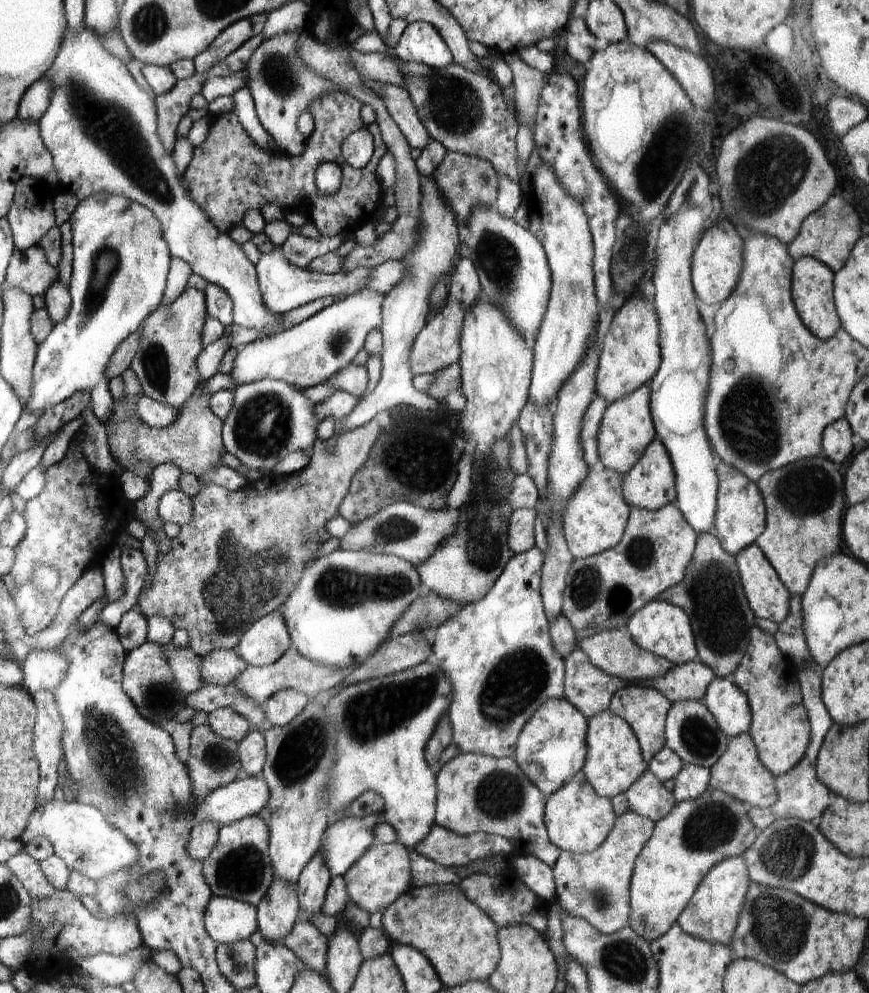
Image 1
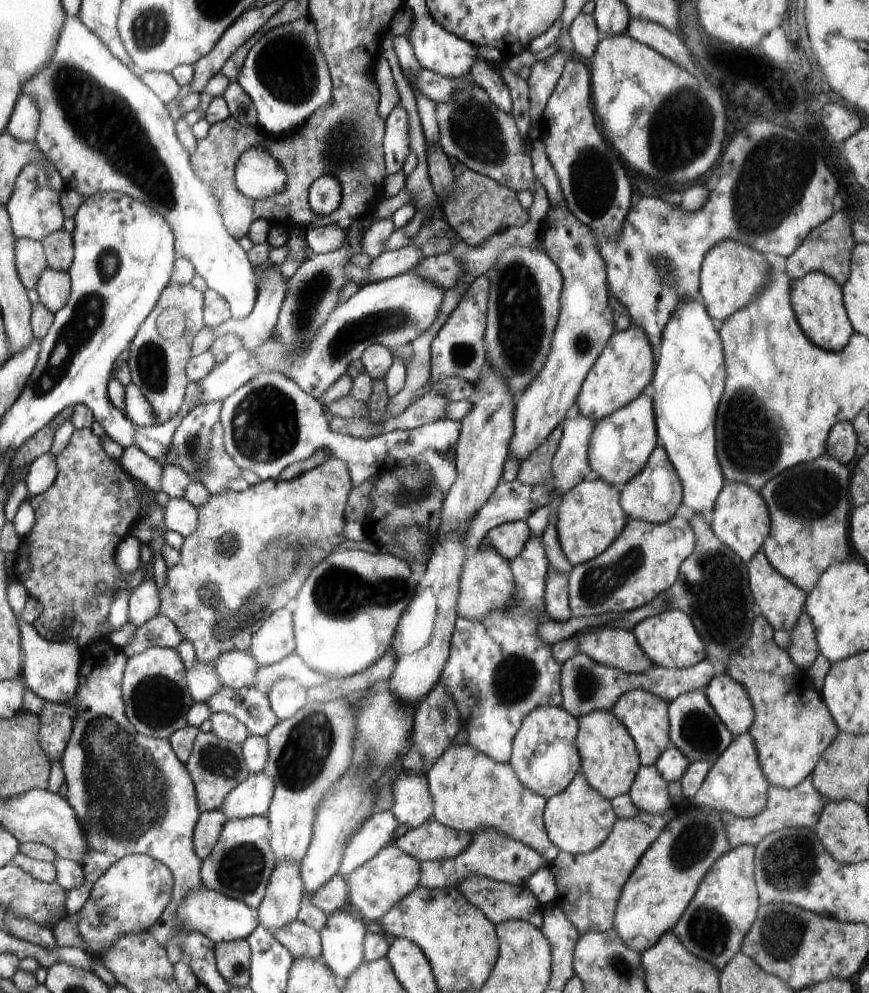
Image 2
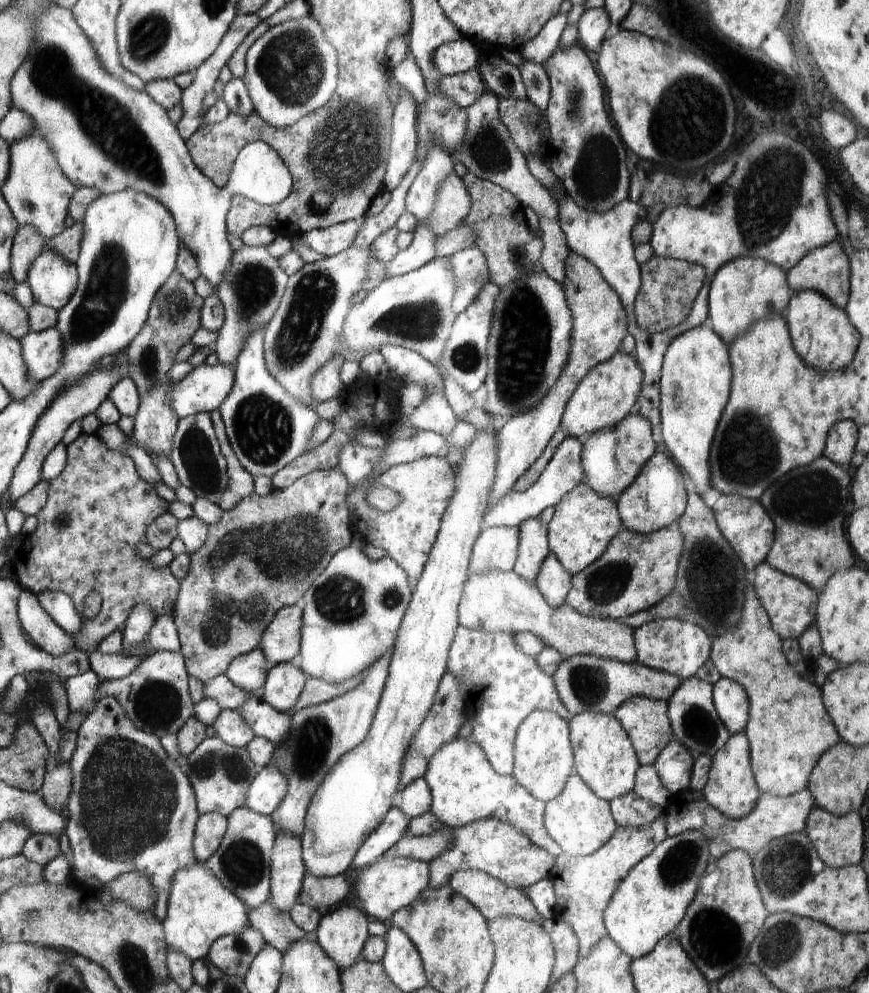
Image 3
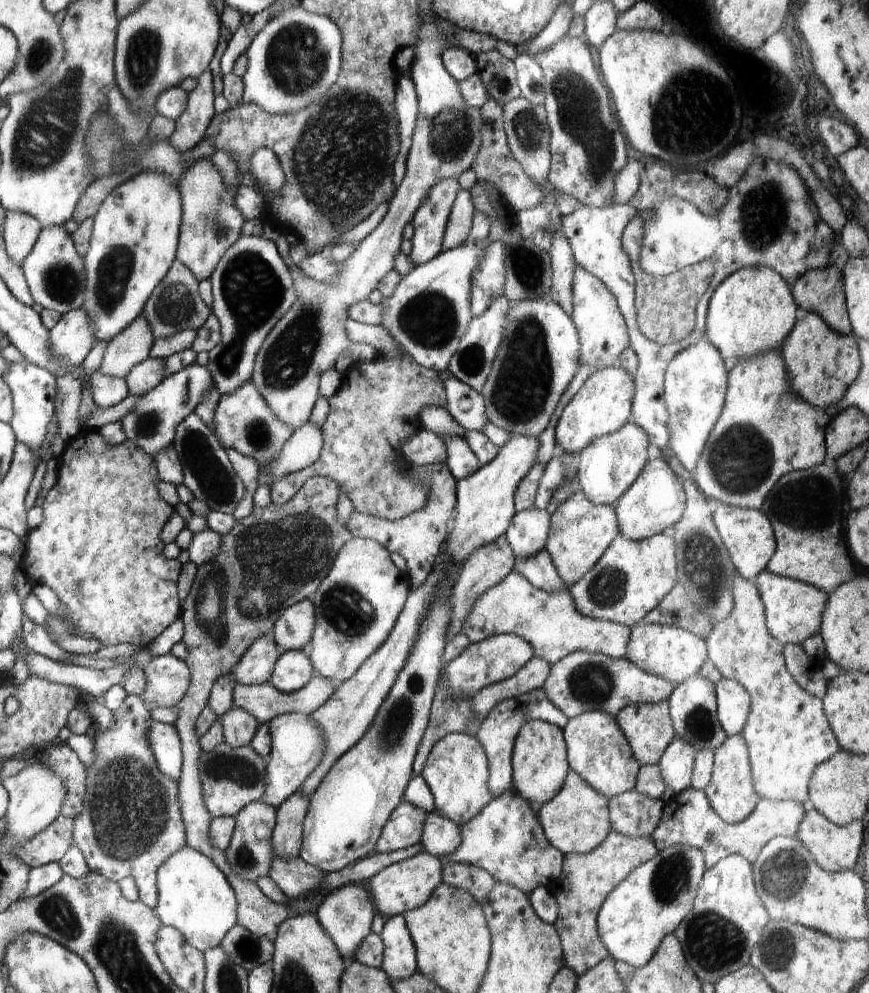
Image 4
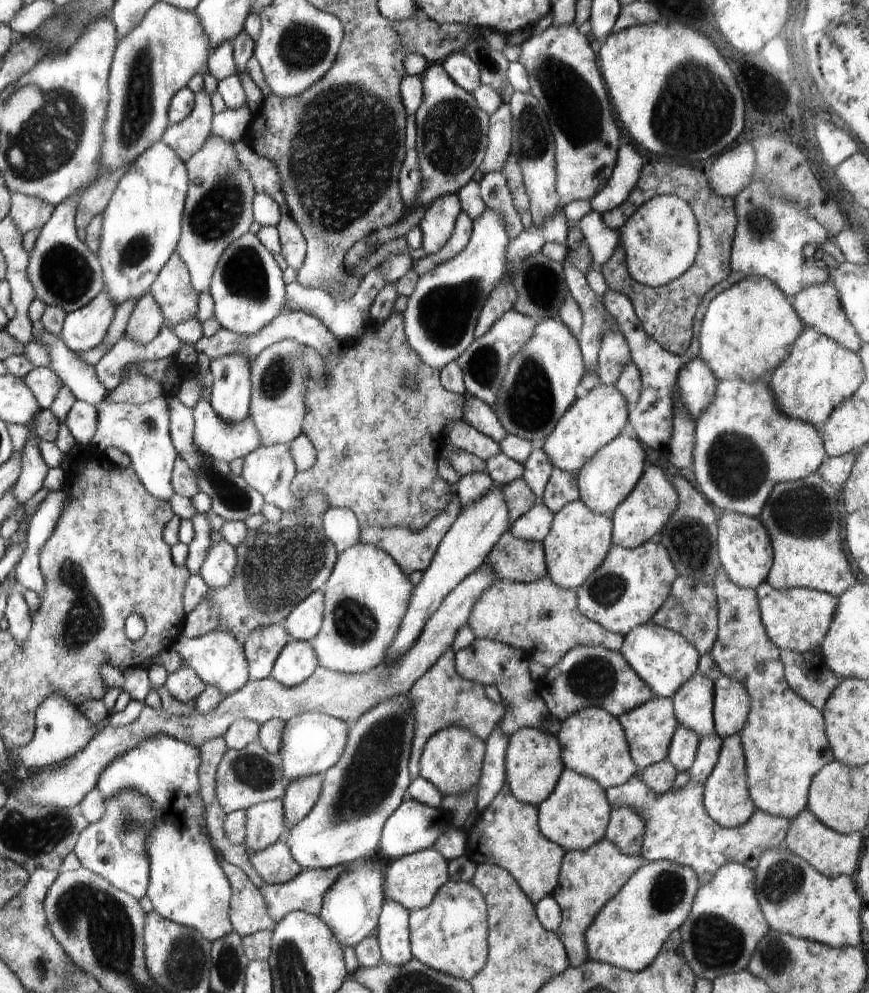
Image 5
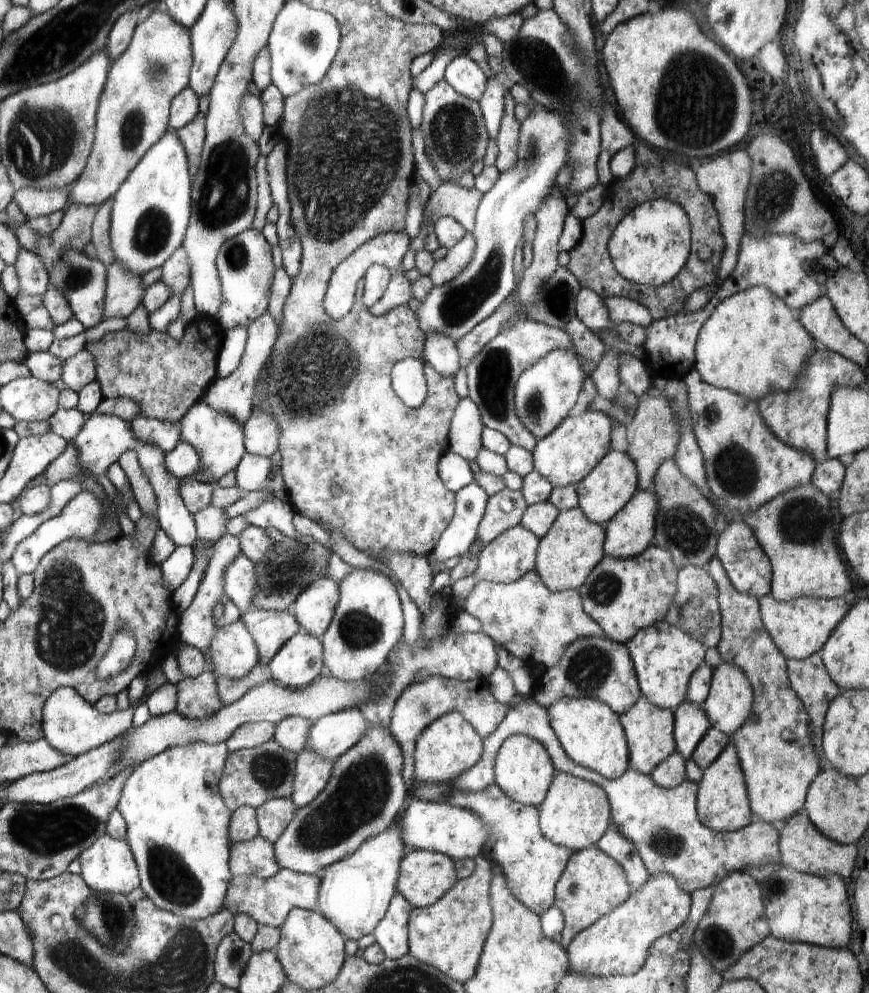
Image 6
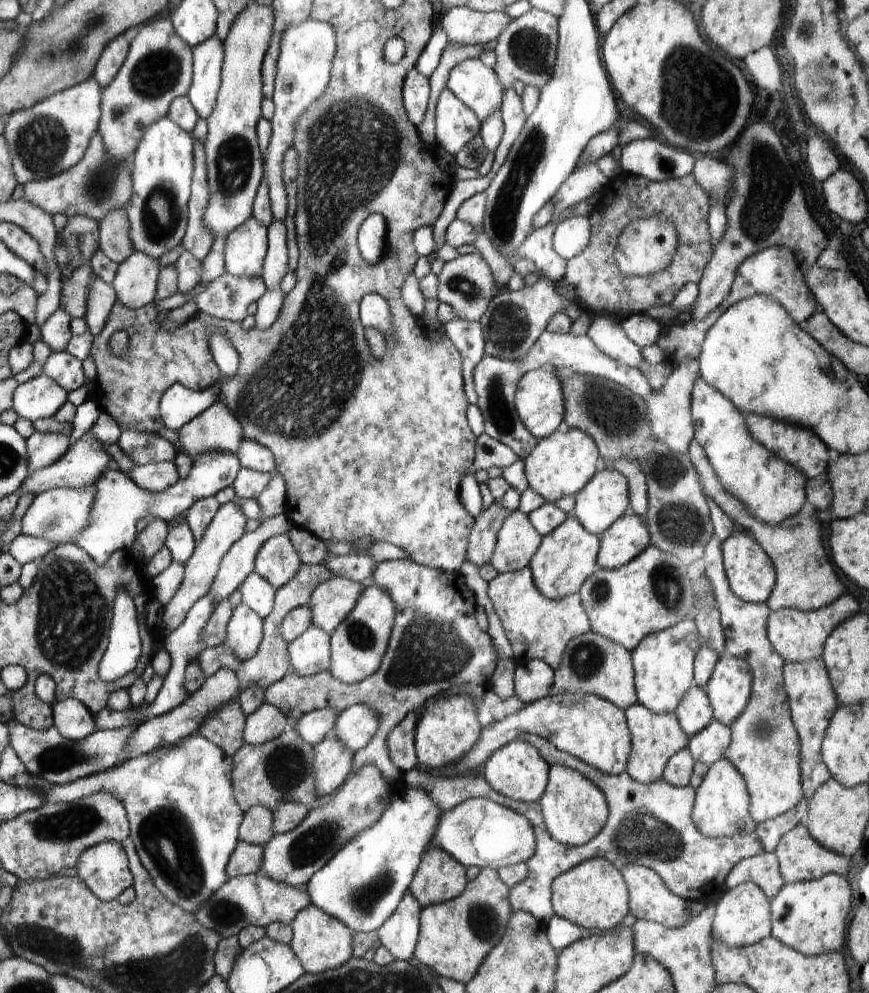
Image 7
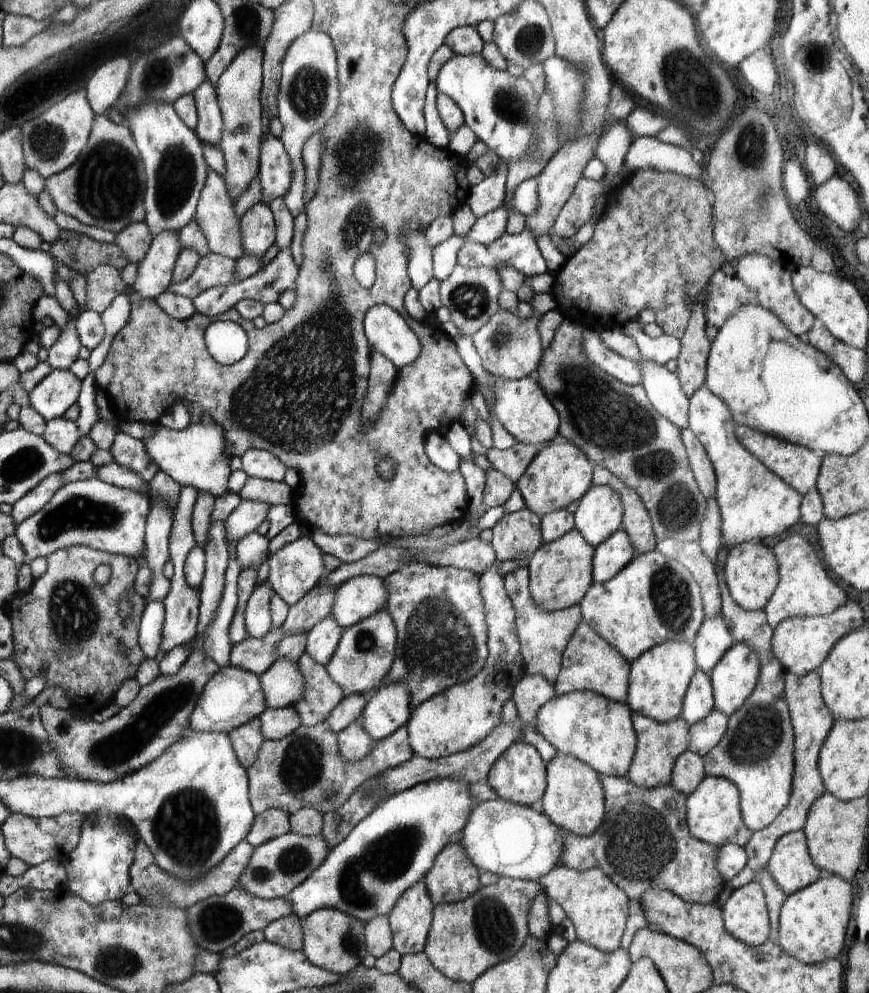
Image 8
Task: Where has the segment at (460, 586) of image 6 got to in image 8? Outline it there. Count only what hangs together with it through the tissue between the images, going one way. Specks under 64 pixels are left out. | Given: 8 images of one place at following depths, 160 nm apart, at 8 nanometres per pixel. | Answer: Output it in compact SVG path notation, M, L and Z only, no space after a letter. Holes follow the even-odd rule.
M526 507L504 515L494 525L491 540L496 559L522 560L531 557L543 543L541 517Z

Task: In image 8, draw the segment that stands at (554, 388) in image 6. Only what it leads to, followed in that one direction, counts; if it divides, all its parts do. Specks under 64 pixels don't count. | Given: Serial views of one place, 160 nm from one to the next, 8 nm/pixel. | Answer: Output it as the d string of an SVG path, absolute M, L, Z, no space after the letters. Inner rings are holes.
M494 377L493 381L474 382L472 392L480 393L491 408L491 414L497 417L504 427L518 443L527 445L541 445L558 435L559 416L552 406L549 398L544 394L538 382L530 377L521 379L509 379Z

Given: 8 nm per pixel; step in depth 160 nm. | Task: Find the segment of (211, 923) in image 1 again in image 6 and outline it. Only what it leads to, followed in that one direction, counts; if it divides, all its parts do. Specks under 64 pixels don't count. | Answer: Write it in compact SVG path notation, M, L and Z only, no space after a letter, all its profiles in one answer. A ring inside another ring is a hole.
M194 741L163 750L142 761L126 779L117 809L126 824L125 840L140 871L140 888L158 907L183 917L202 920L222 910L232 880L229 824L233 813L219 791L221 774L229 755L224 743Z

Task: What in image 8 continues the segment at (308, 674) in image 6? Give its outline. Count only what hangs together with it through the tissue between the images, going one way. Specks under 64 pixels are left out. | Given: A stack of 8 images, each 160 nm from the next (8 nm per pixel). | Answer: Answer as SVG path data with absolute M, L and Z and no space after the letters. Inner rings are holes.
M330 616L317 622L307 632L305 652L308 653L317 664L325 666L340 642L344 628L337 620Z

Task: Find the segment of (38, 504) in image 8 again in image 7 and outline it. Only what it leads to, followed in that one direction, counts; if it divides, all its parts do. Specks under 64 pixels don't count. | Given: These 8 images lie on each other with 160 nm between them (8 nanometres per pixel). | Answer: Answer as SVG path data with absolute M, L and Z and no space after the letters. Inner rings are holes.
M88 432L72 443L60 460L36 471L35 481L66 488L94 485L99 474L108 469L110 456L103 448L93 433Z

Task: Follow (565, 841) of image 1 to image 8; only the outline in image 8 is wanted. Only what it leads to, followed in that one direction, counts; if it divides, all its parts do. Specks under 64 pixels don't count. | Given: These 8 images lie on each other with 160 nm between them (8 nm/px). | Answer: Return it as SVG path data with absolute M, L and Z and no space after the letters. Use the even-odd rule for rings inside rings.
M558 753L546 765L547 787L538 807L564 832L571 832L579 839L585 839L601 825L604 818L605 794L599 773L566 753Z

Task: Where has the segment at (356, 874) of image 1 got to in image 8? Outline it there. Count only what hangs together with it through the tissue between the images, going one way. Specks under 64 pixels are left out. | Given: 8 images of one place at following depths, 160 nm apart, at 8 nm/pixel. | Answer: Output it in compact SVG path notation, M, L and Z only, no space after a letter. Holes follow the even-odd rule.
M452 840L425 874L427 892L435 905L466 900L481 886L481 871L471 862L460 840Z

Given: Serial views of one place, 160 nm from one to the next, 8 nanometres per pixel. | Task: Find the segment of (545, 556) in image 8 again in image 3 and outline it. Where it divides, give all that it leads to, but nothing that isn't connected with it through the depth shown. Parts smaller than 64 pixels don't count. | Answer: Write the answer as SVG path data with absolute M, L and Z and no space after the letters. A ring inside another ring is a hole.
M582 482L565 494L554 507L552 518L547 524L549 550L572 576L598 560L621 528L617 499L600 496L588 483Z

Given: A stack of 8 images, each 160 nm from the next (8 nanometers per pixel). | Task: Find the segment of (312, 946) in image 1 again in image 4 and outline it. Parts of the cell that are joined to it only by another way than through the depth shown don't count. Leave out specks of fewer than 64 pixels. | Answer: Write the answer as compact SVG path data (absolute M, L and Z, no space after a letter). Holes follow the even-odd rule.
M314 475L307 478L300 490L283 505L269 504L265 509L254 507L253 512L246 518L236 521L235 527L221 536L218 554L208 564L203 564L196 571L196 576L190 589L190 594L181 605L181 619L184 622L183 641L188 649L185 660L191 672L191 681L186 694L178 702L178 718L172 725L176 727L181 740L183 765L181 777L177 780L181 817L185 826L187 845L201 851L225 874L226 880L233 887L237 900L237 924L247 928L255 935L269 938L272 942L278 934L279 926L290 912L280 903L265 895L256 882L241 879L230 868L225 859L225 852L210 842L209 828L212 820L203 797L199 758L202 754L199 736L196 734L196 723L200 712L209 701L213 682L222 673L230 673L239 662L249 646L264 633L271 632L274 623L282 613L293 604L310 598L322 584L322 580L330 572L338 551L352 536L346 525L336 519L336 503L340 498L341 488L331 478Z

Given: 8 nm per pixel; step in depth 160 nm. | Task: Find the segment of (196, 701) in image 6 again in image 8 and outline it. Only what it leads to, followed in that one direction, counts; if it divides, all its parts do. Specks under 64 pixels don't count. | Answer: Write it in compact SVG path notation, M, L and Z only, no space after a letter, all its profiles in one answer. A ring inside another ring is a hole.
M258 719L234 729L228 734L232 741L236 756L240 764L249 769L258 758L260 747L265 741L261 731L261 724Z

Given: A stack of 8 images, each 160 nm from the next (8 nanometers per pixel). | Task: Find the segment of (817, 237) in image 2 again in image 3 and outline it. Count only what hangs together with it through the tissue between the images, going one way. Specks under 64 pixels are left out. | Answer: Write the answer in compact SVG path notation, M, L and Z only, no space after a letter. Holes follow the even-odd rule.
M835 239L822 248L806 252L804 258L786 273L787 284L789 284L792 292L808 291L809 289L818 291L819 295L829 299L835 307L845 310L850 292L850 269L848 256Z

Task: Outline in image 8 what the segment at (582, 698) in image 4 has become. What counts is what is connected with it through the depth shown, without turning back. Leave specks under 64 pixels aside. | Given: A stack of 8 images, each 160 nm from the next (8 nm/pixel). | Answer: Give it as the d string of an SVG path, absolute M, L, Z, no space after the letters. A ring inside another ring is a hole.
M582 621L564 649L559 675L553 687L557 695L572 691L590 691L627 704L630 669L631 664L609 642Z

